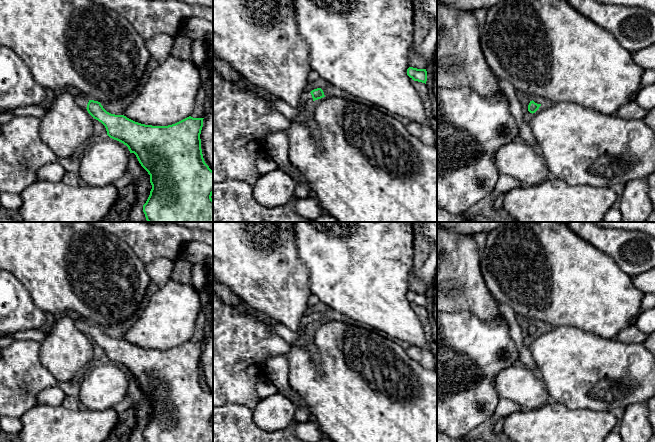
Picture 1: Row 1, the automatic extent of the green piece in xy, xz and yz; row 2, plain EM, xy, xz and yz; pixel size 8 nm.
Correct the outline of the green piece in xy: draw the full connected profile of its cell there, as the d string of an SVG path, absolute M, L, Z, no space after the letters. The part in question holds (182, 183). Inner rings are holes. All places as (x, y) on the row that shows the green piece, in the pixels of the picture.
M82 93L75 100L105 126L110 138L126 145L150 175L152 189L143 205L148 222L213 222L213 171L204 161L200 139L204 118L189 116L172 125L152 126L111 114Z

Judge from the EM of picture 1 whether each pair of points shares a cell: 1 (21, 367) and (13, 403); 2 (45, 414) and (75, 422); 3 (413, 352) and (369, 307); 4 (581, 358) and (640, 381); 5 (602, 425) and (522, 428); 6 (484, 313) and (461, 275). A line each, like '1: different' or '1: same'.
1: same
2: same
3: different
4: same
5: same
6: same

